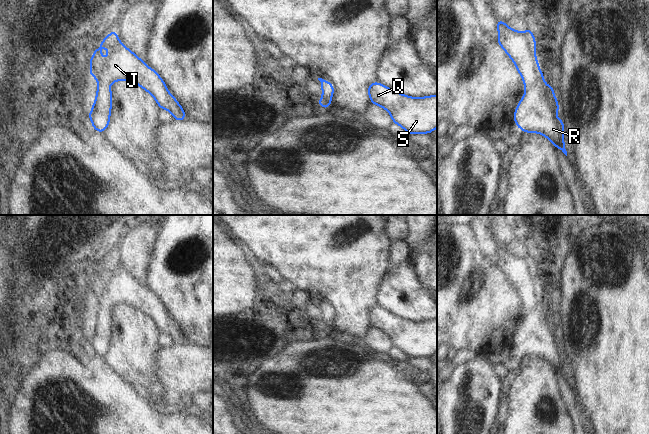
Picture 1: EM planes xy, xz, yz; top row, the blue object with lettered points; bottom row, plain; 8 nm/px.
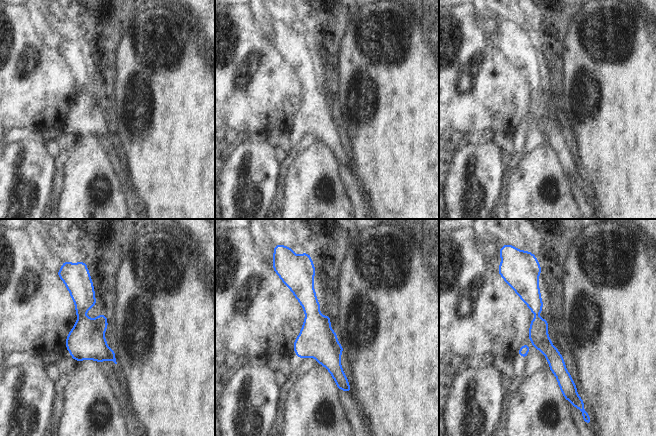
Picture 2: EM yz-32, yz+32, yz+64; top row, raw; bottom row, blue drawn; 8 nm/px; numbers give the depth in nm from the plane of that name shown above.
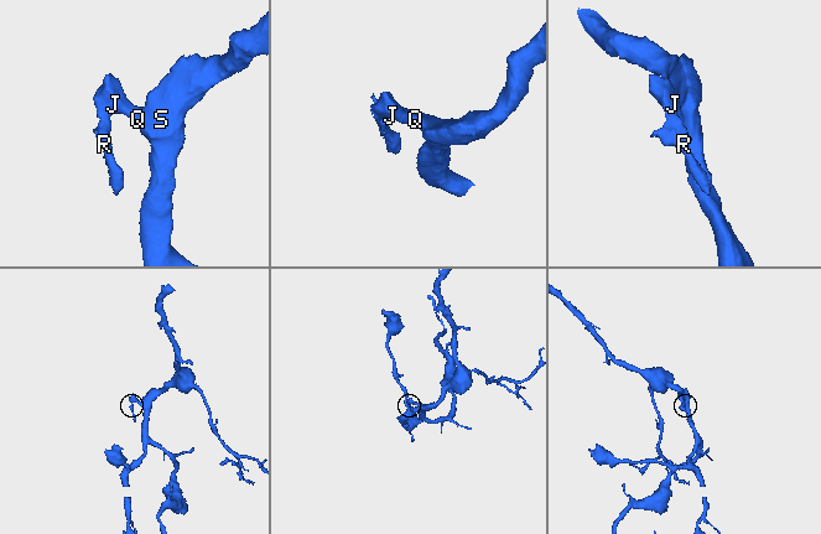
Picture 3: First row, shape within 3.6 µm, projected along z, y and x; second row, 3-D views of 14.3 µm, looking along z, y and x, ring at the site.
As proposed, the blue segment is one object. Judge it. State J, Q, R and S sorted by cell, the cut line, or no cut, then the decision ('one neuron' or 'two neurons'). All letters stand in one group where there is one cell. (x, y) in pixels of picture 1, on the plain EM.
J Q R S; no cut; one neuron

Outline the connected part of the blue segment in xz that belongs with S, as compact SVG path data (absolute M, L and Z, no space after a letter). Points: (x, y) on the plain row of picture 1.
M378 306L369 308L368 317L371 327L377 328L386 333L392 341L392 346L401 350L409 358L430 358L435 352L437 352L437 319L413 322L395 316Z

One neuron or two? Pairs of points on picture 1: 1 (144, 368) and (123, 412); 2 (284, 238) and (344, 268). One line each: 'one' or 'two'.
1: two
2: one

